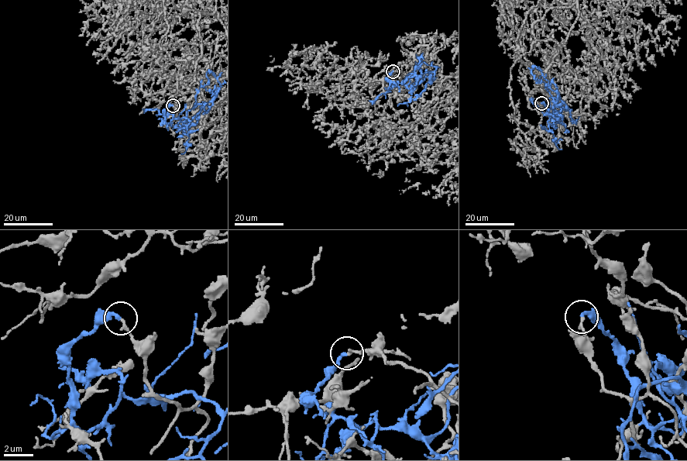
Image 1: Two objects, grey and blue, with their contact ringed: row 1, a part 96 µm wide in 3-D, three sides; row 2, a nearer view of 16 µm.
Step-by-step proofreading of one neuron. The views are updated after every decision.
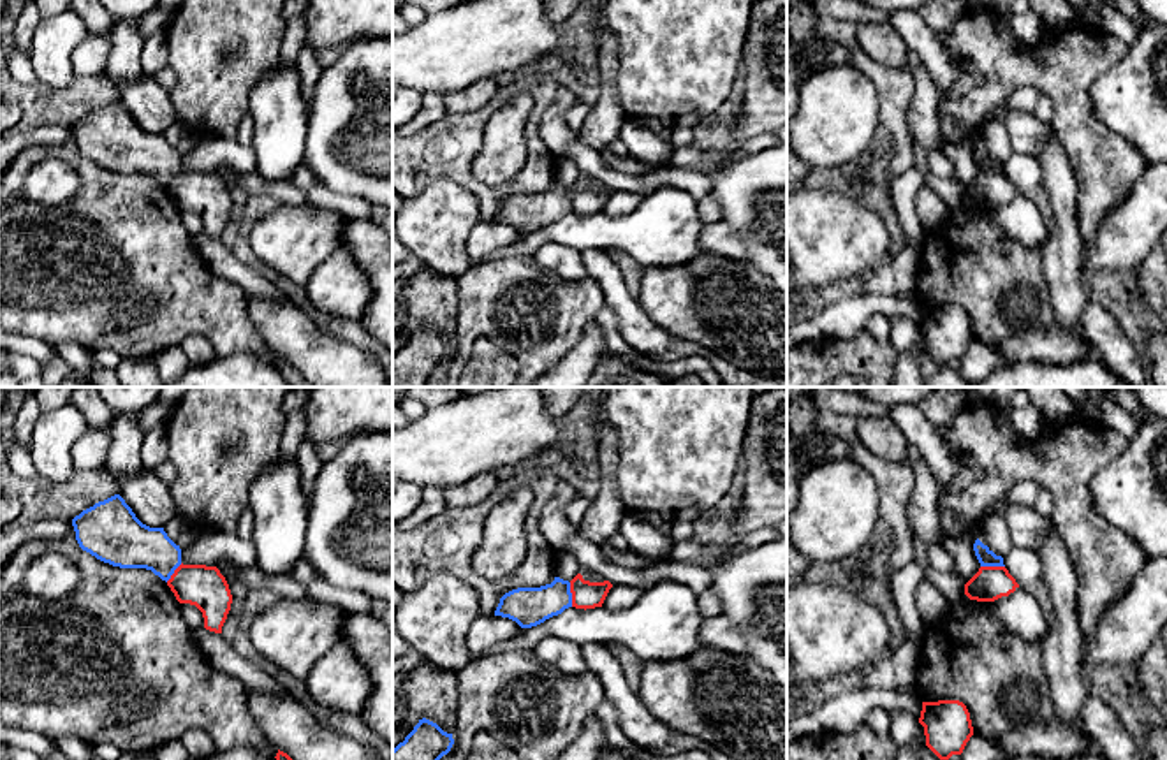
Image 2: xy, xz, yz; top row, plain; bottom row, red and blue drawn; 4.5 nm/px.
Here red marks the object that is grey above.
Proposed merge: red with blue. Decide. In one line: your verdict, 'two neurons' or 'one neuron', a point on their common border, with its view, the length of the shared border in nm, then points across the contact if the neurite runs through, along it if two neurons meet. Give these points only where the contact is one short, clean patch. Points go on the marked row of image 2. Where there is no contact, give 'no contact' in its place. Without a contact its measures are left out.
two neurons; meets red in xz at (572, 595); contact 110 nm long; border along xz (569, 583), (572, 606)

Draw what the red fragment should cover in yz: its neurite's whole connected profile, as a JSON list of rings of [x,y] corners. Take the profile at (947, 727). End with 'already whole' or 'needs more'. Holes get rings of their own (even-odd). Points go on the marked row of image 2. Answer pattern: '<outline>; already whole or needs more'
[[[959,700],[922,702],[919,723],[924,727],[926,746],[940,760],[961,755],[973,735],[970,712]]]; already whole

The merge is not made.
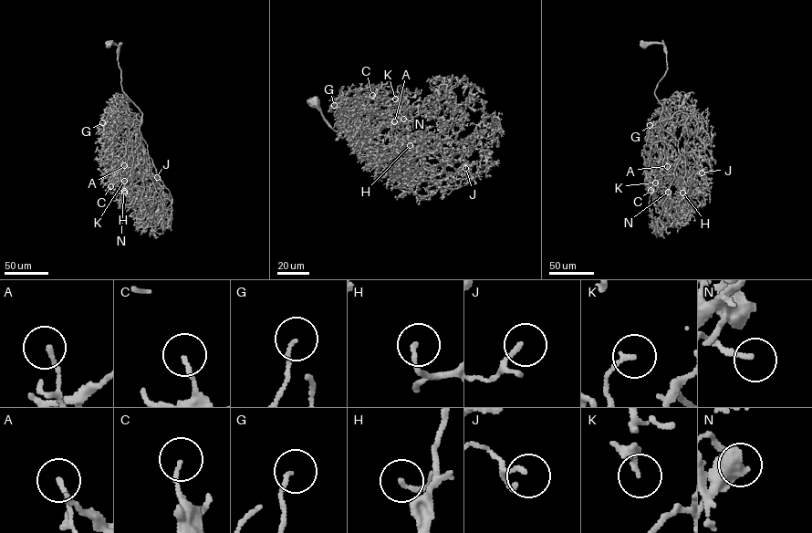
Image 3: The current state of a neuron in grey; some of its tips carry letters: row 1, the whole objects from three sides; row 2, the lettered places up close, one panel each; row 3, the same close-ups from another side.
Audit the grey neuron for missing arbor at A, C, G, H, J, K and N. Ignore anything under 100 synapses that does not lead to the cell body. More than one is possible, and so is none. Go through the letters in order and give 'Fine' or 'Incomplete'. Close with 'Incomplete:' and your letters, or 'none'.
A: Fine
C: Fine
G: Fine
H: Fine
J: Fine
K: Fine
N: Fine
Incomplete: none

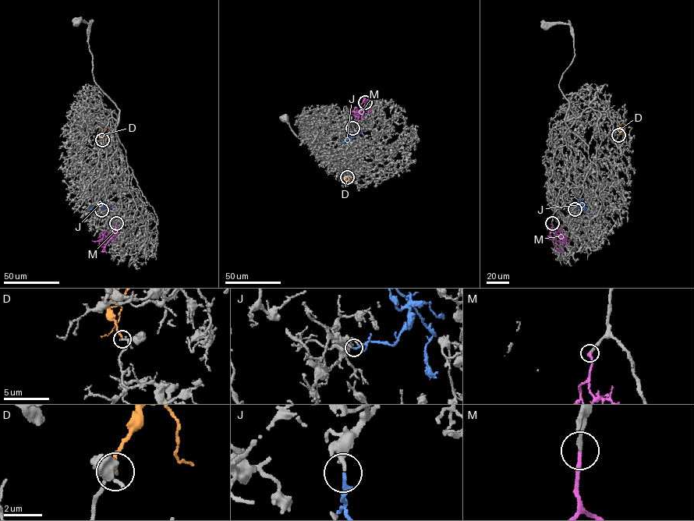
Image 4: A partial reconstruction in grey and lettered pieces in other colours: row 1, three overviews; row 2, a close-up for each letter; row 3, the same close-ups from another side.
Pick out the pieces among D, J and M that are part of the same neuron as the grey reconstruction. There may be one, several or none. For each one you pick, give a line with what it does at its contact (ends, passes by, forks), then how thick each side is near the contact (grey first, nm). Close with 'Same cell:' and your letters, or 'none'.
J: it ends there; 160 nm thick on the grey side, 180 nm on the other
Same cell: J

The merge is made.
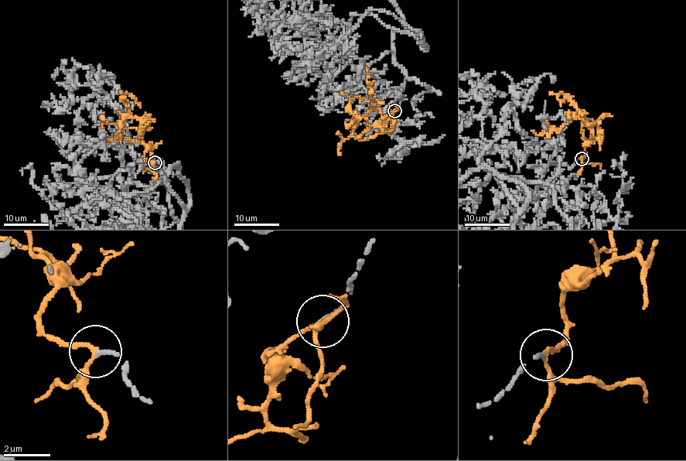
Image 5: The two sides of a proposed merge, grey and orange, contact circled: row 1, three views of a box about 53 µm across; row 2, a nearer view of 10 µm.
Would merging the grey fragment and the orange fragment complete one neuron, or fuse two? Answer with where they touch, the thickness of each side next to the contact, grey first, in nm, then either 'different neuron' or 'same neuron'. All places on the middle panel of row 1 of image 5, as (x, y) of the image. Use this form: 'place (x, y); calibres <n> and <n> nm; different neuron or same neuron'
place (394, 110); calibres 190 and 150 nm; same neuron

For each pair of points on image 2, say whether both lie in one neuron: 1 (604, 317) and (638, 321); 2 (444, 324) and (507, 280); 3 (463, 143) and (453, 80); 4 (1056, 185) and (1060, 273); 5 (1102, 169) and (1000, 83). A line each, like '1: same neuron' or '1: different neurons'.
1: different neurons
2: different neurons
3: different neurons
4: same neuron
5: same neuron

